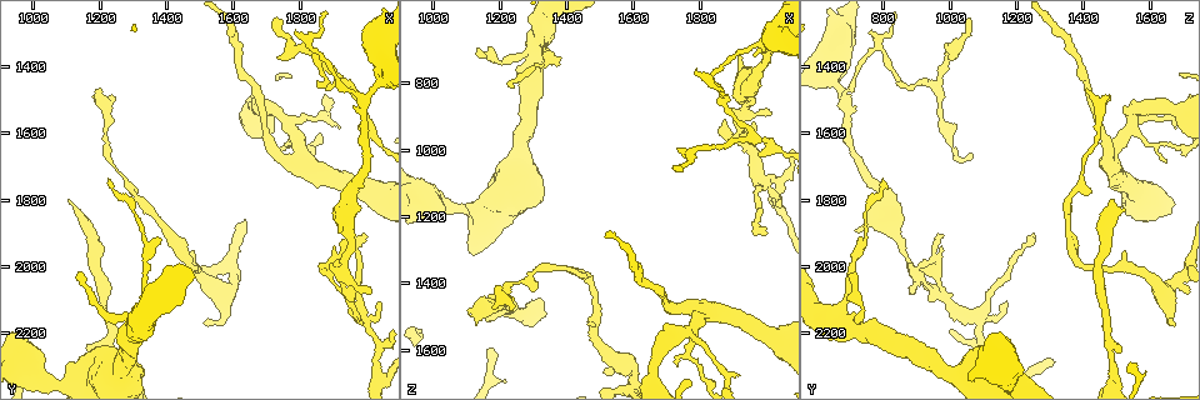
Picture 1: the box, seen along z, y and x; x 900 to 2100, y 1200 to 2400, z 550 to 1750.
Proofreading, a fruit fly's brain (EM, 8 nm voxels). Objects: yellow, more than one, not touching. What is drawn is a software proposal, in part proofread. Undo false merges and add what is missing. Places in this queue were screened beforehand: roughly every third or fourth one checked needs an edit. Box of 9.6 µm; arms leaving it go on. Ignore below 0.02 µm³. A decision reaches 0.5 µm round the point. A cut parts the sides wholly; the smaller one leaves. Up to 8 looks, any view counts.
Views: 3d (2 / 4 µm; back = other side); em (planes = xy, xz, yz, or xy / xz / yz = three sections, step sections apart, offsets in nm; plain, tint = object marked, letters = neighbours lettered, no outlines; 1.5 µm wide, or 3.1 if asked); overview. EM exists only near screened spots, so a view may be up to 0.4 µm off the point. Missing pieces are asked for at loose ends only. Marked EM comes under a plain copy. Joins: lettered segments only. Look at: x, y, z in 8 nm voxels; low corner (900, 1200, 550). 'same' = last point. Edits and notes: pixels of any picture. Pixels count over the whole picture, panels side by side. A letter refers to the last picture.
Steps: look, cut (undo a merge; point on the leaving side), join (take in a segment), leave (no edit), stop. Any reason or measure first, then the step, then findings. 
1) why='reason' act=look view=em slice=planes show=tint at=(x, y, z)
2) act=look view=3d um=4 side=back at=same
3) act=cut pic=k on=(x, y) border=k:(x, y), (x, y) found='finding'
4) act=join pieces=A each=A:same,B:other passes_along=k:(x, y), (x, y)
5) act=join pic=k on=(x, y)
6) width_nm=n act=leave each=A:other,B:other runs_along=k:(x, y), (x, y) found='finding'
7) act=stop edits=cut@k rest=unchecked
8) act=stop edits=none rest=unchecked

why='calibre changes' act=look view=3d um=4 at=(2040, 1450, 650)

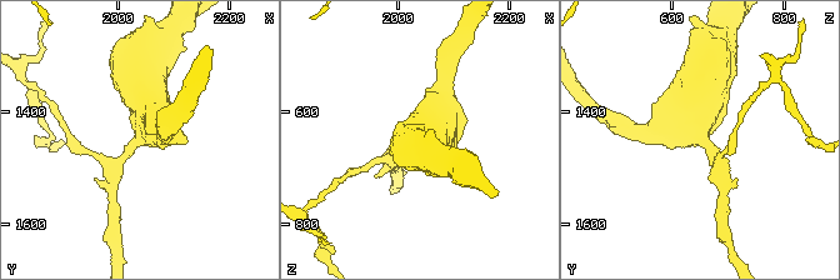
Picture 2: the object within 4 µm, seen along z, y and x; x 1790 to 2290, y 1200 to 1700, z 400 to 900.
act=look view=em slice=planes show=letters at=(2045, 1445, 660)

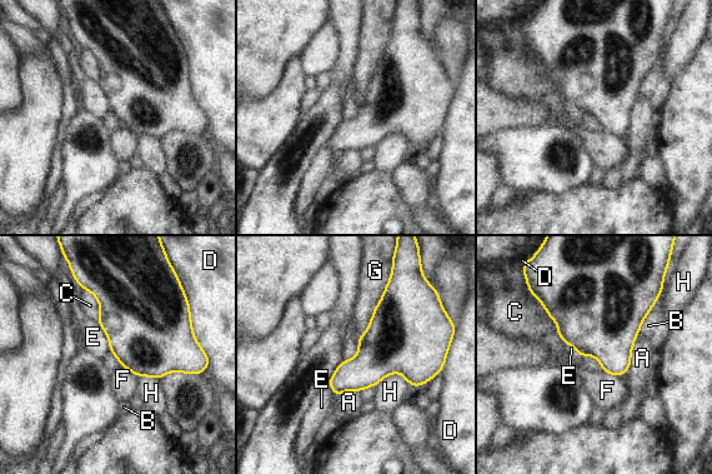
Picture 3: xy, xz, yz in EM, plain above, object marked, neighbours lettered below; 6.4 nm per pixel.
act=leave each=A:other,B:other,C:other,D:other,E:other,F:other,G:other,H:other border=3:(637, 333), (627, 370) found='continuous, no second neuron'

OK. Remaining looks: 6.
why='abrupt turn' act=look view=em slice=xy step=4 show=tint at=(1860, 1450, 860)

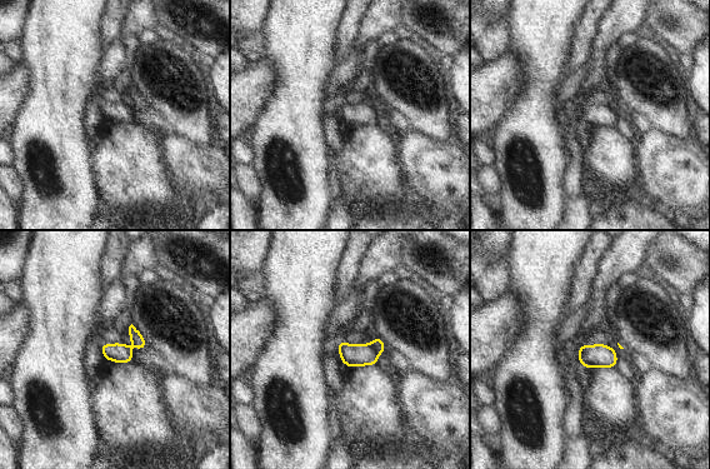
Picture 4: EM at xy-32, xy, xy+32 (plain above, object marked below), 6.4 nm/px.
why='cut it another way' act=look view=em slice=yz step=8 show=letters at=same

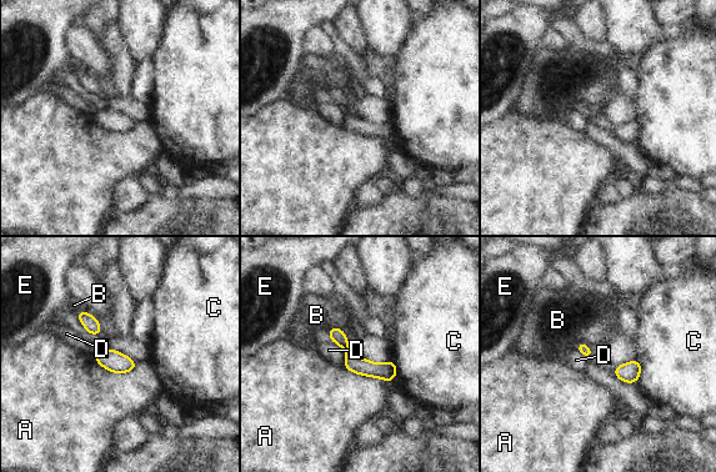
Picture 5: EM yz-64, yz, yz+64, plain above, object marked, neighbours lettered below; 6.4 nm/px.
act=cut pic=5 on=(358, 365) each=A:other,B:other,C:other,D:other,E:other border=5:(351, 352), (346, 355) found='a second neuron is stuck on'

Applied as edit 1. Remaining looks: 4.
act=look view=overview

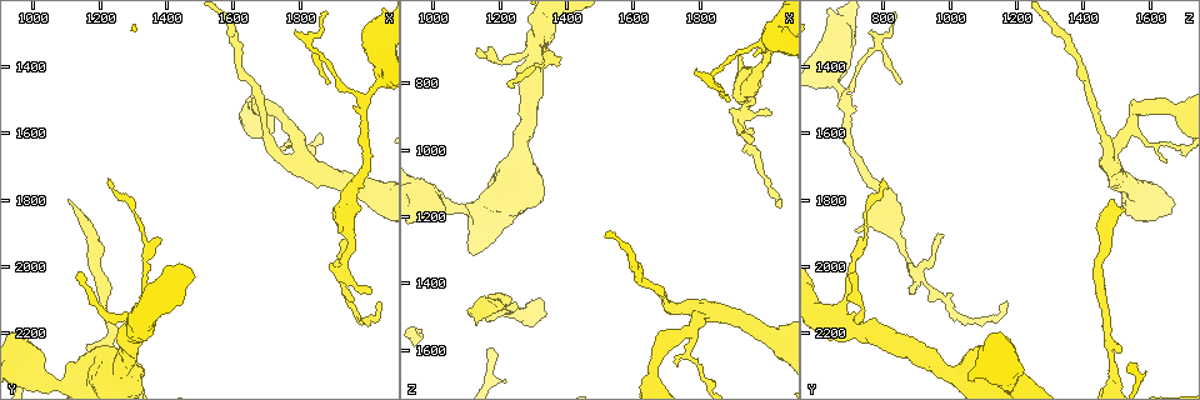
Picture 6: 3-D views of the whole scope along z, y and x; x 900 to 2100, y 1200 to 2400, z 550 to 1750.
why='branch stops here' act=look view=em slice=planes show=letters at=(1130, 2030, 710)

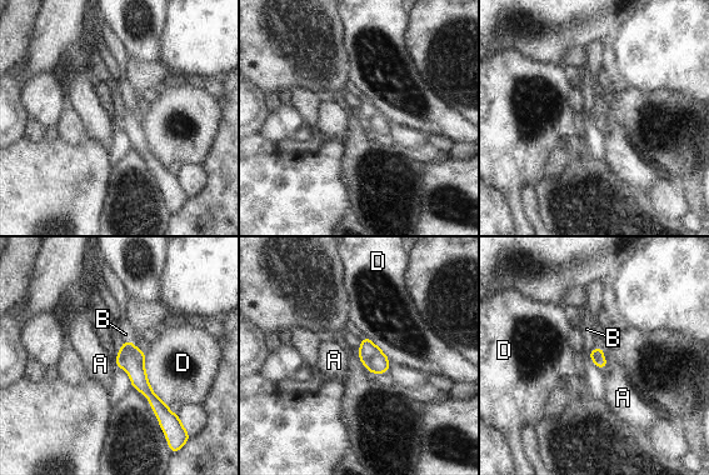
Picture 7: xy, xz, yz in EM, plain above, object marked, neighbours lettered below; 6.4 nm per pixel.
act=join pieces=B each=A:other,B:same,D:other passes_along=7:(595, 355), (592, 350), (587, 329) found='it goes on there'

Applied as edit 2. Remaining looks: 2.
act=stop edits=cut@5,join@7 rest=unchecked

